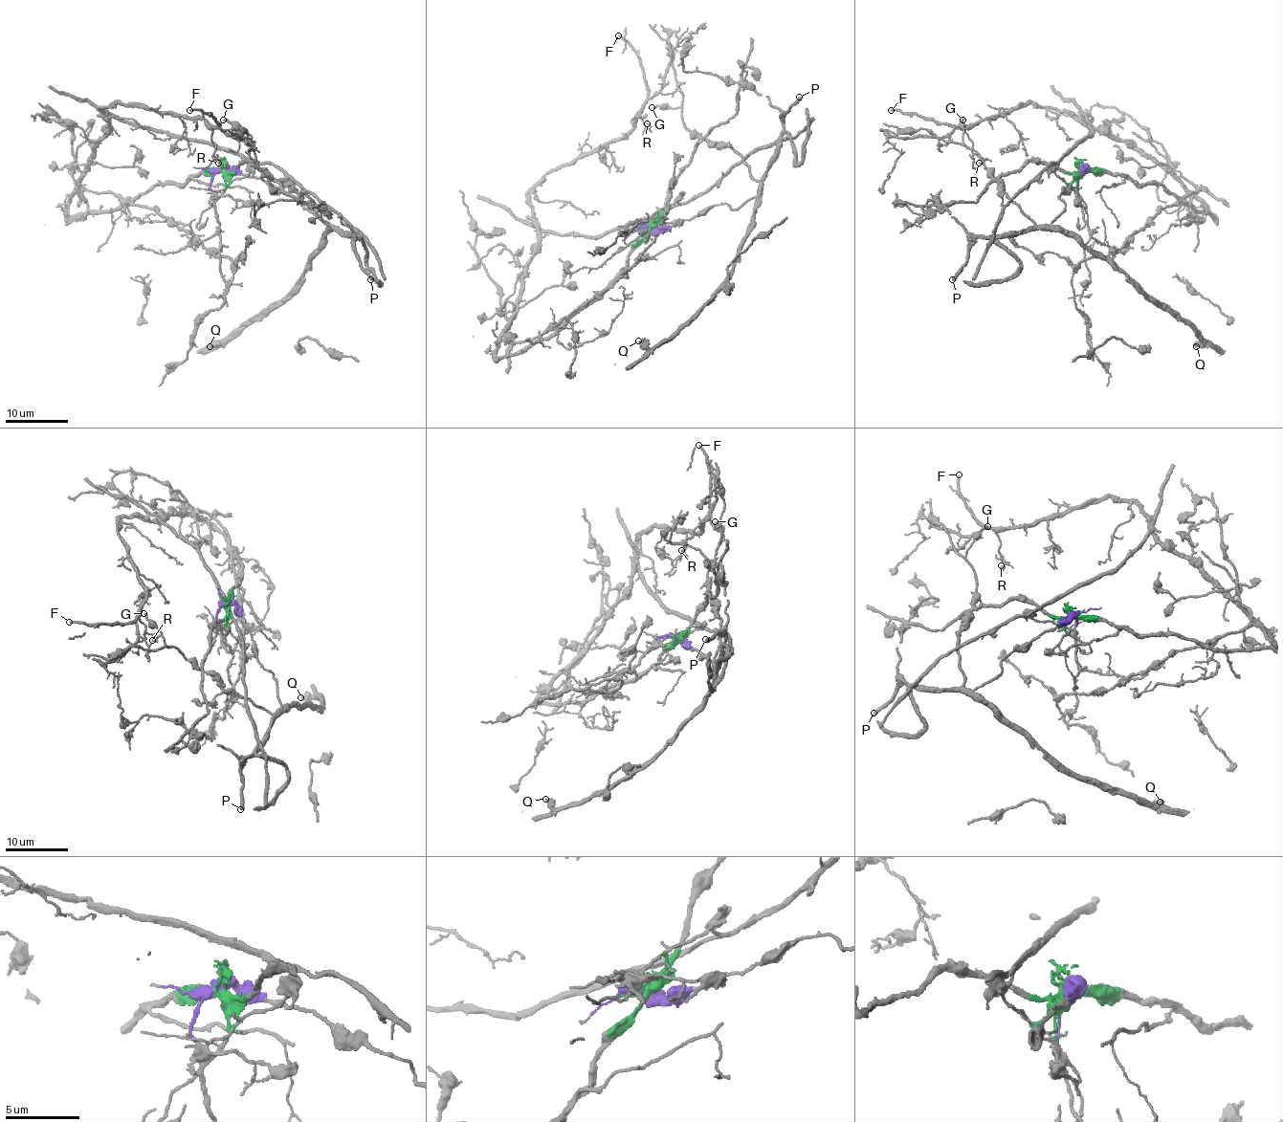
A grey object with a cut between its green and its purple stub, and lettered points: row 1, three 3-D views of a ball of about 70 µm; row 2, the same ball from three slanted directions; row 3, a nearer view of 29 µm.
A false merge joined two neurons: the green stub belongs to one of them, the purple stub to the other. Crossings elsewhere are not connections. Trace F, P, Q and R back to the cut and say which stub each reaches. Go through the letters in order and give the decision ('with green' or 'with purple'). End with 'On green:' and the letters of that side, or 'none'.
F: with green
P: with purple
Q: with purple
R: with green
On green: F, R

